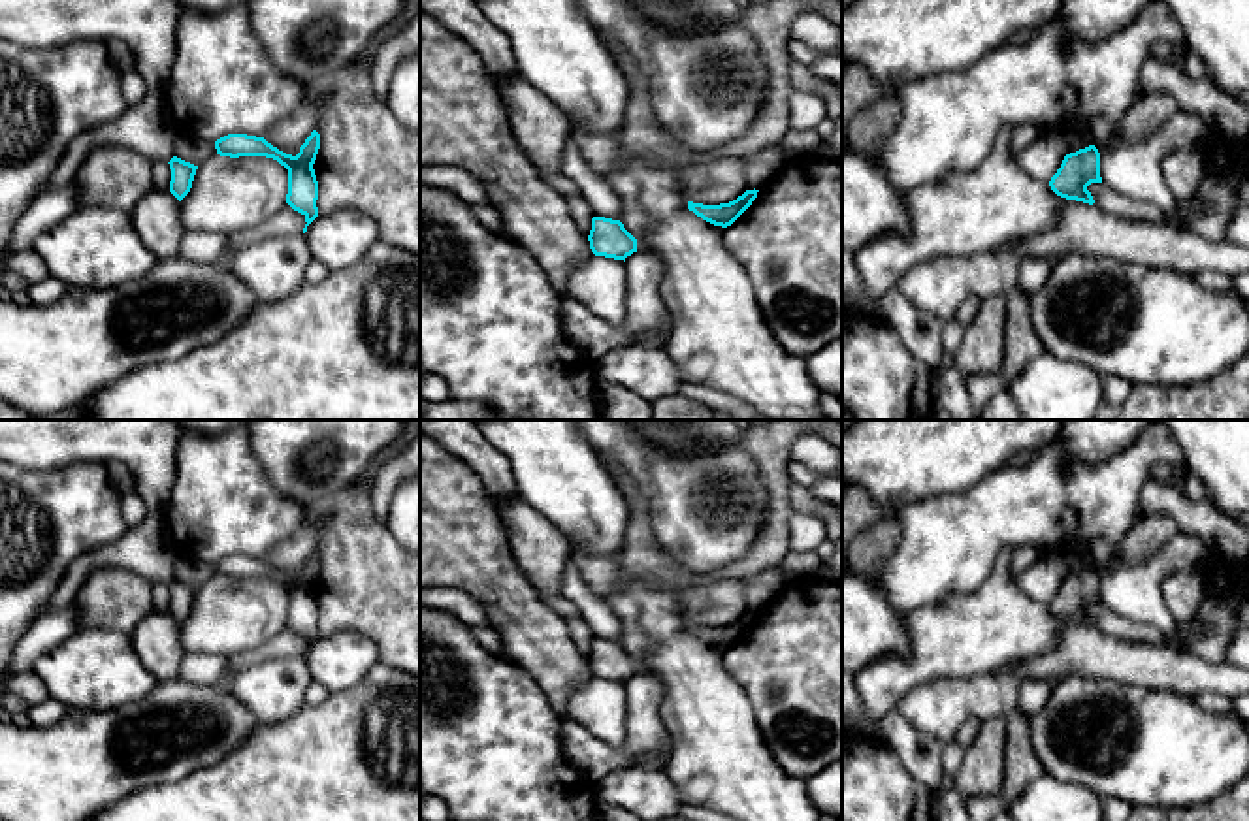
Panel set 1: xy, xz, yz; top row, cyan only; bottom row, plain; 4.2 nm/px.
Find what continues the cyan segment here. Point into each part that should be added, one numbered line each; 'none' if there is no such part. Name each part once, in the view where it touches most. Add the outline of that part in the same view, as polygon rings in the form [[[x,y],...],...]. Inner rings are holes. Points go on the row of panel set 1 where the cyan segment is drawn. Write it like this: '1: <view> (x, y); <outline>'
none

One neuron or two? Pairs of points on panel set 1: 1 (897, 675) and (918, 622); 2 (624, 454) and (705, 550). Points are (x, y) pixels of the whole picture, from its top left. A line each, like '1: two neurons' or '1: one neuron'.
1: one neuron
2: one neuron

